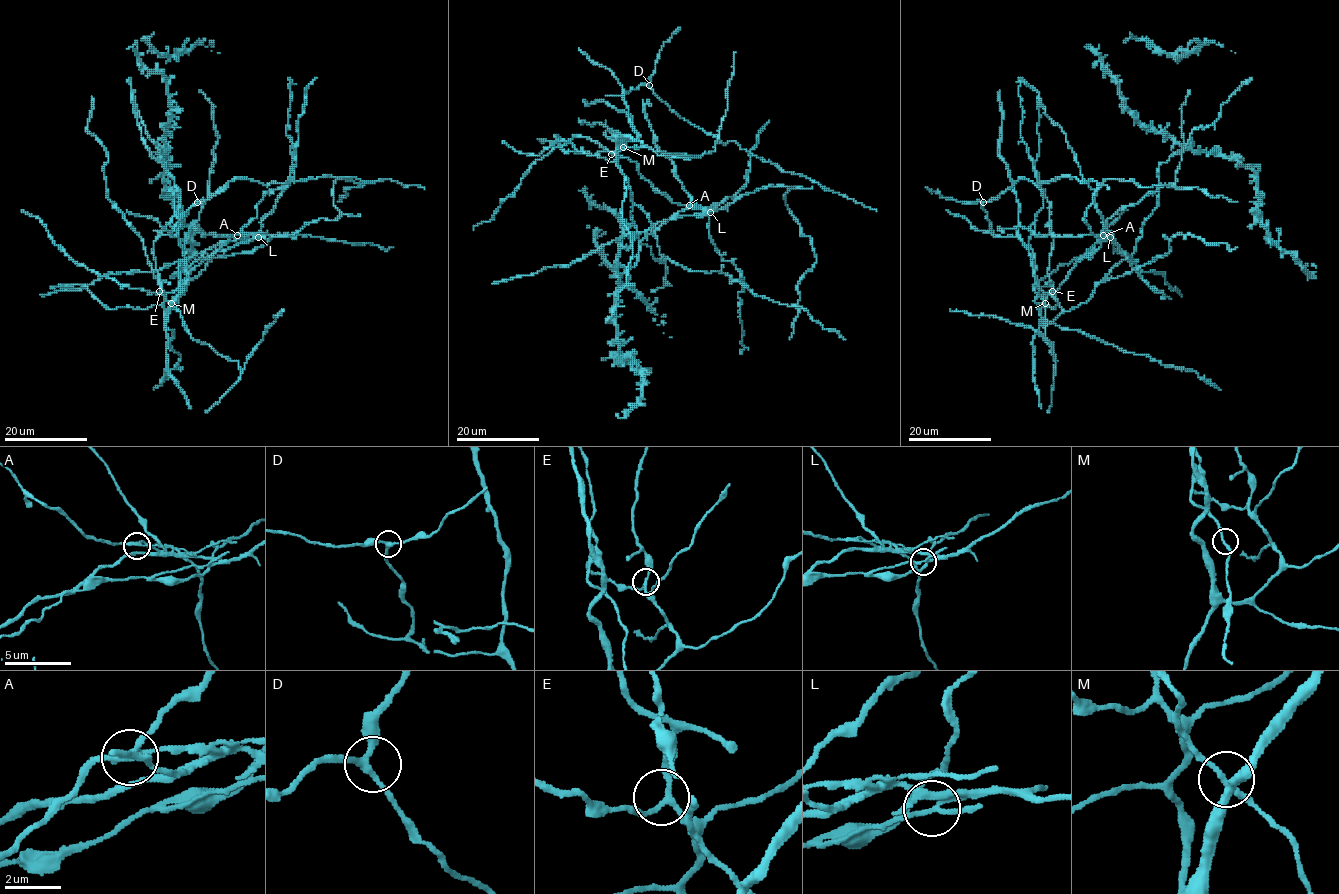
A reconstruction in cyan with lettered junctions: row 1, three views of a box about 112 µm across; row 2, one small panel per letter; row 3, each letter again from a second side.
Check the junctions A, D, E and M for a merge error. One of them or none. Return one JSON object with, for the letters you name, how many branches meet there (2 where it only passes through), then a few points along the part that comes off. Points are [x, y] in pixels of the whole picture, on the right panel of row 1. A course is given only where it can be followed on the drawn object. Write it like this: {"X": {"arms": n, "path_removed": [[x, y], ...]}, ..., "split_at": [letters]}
{"A": {"arms": 3, "path_removed": [[1103, 235], [1091, 232], [1084, 219], [1108, 178], [1141, 187], [1197, 188], [1237, 202]]}, "split_at": ["A"]}

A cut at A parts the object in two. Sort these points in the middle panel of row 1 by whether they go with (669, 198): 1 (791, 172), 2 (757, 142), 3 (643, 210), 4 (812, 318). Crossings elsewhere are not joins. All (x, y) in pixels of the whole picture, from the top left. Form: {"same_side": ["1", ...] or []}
{"same_side": ["1", "3", "4"]}

